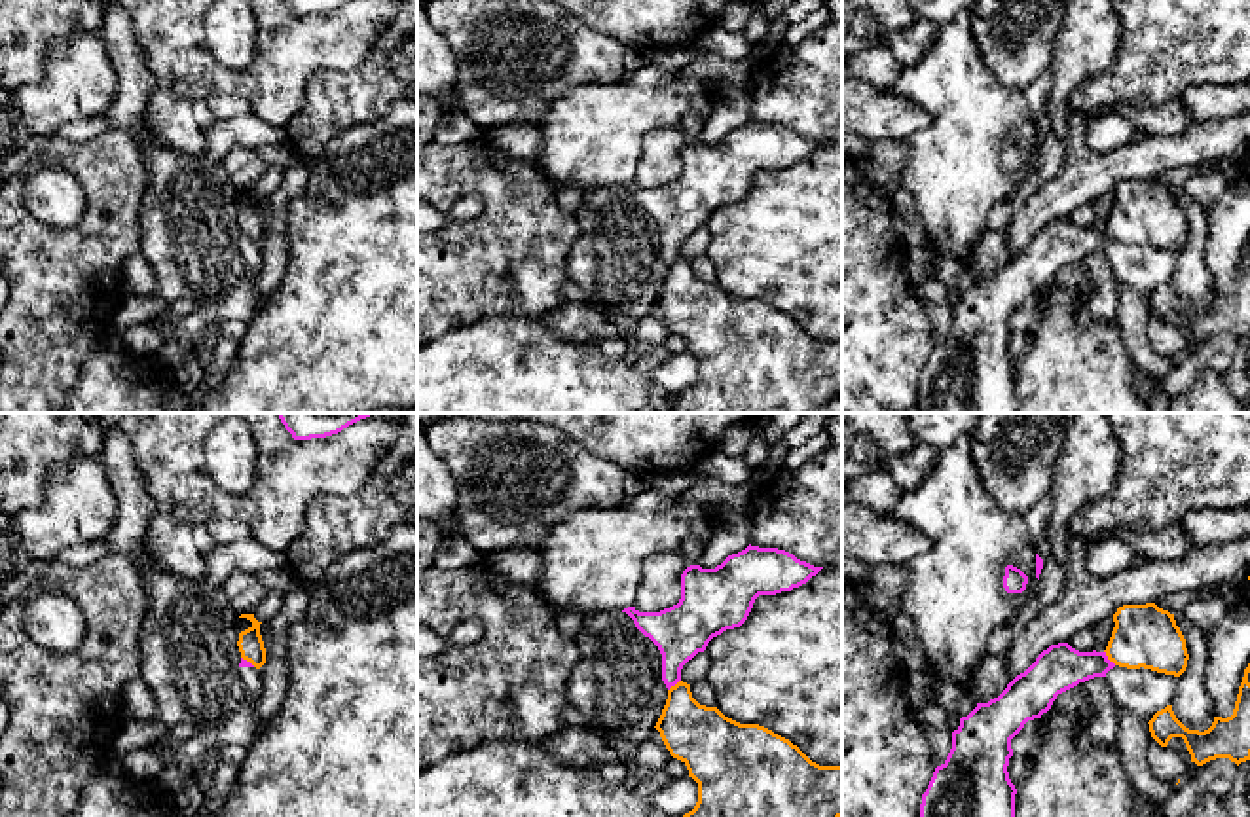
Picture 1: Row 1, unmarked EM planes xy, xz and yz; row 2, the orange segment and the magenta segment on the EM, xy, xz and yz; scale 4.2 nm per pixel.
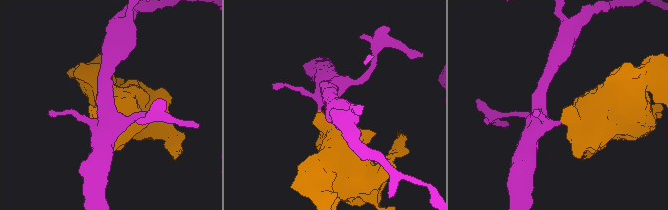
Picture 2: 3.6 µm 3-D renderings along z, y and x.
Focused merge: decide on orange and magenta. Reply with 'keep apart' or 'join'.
keep apart

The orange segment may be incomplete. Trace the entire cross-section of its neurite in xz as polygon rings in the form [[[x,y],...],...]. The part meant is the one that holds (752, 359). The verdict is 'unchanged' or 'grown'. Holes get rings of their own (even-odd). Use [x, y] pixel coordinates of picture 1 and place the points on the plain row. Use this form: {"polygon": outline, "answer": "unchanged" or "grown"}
{"polygon": [[[683,256],[668,265],[654,303],[670,330],[681,336],[689,353],[698,358],[698,377],[692,387],[673,398],[671,413],[810,413],[842,392],[842,341],[819,341],[772,305],[759,300],[740,300],[717,282],[700,281],[692,273],[690,260]]], "answer": "unchanged"}

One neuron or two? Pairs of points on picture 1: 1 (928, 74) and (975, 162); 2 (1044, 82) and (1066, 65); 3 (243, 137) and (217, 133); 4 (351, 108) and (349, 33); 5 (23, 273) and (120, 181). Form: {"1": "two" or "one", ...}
{"1": "one", "2": "two", "3": "one", "4": "two", "5": "one"}

